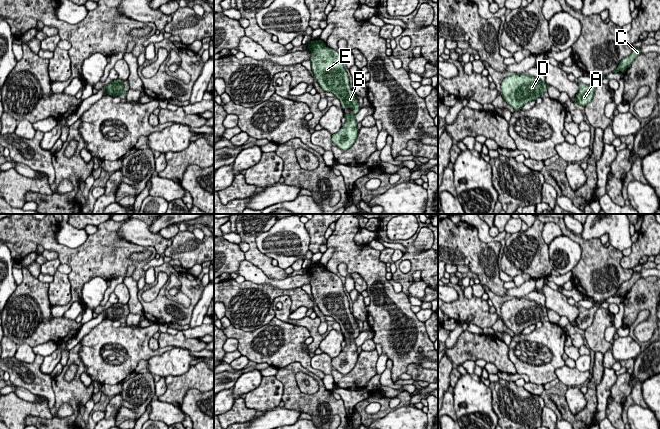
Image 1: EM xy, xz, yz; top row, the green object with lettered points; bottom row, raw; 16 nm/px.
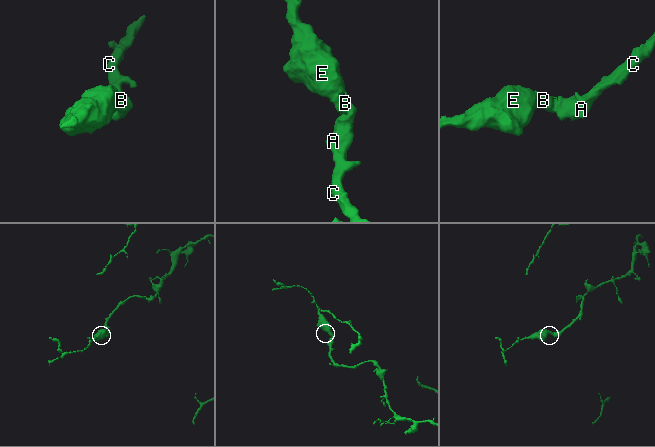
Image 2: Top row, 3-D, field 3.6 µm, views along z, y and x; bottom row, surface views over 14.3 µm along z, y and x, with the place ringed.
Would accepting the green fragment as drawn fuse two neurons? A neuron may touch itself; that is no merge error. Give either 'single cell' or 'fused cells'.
single cell

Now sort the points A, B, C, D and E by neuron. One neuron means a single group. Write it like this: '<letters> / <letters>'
A B C D E

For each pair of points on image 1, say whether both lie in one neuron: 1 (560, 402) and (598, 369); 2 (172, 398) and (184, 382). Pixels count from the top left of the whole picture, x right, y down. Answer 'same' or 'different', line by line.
1: same
2: same

